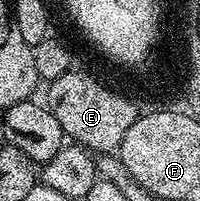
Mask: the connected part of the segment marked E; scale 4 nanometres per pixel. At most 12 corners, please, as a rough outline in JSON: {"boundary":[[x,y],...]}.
{"boundary":[[76,71],[48,82],[70,142],[120,150],[135,123],[125,93]]}

